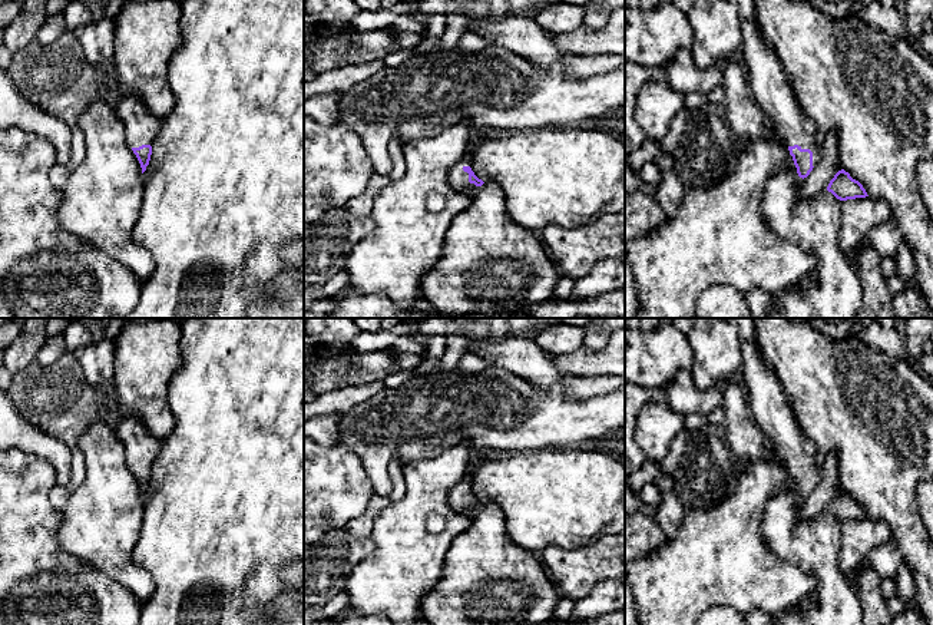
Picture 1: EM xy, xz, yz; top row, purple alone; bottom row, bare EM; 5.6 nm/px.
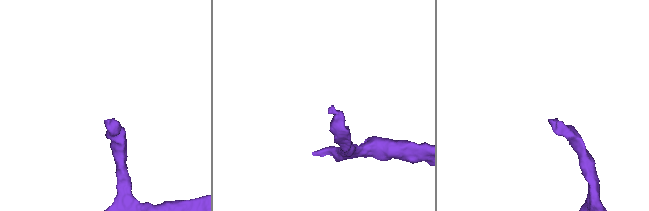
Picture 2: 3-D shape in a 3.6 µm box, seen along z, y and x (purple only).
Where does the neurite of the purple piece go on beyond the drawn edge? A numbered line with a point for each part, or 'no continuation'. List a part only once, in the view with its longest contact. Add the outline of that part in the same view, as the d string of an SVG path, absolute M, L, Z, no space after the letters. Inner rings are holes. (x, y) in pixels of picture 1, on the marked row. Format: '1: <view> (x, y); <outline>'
1: yz (770, 86); M742 20L741 49L754 99L765 115L774 122L774 133L785 143L785 146L798 145L801 149L810 149L813 152L813 166L815 166L820 159L820 145L817 143L815 123L798 106L785 72L772 47L762 37L760 26L755 20Z

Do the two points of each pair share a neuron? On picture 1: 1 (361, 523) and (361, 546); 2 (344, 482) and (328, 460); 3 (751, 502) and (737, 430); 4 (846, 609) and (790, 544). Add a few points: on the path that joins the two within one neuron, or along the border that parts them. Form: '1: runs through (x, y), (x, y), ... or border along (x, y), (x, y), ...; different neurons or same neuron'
1: border along (344, 526), (356, 538), (369, 536); different neurons
2: runs through (338, 476), (328, 466); same neuron
3: border along (767, 455), (743, 473), (727, 498); different neurons
4: runs through (833, 592), (831, 581), (807, 556); same neuron

